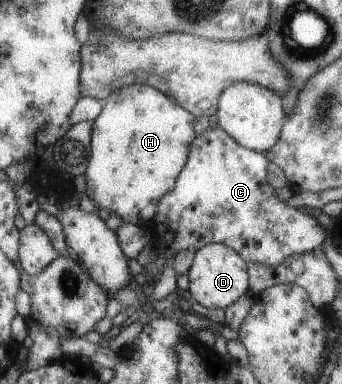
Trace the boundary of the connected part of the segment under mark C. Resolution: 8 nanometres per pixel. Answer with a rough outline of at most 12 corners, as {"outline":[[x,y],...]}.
{"outline":[[213,122],[149,224],[167,260],[226,245],[266,267],[325,229],[278,200],[262,153]]}

